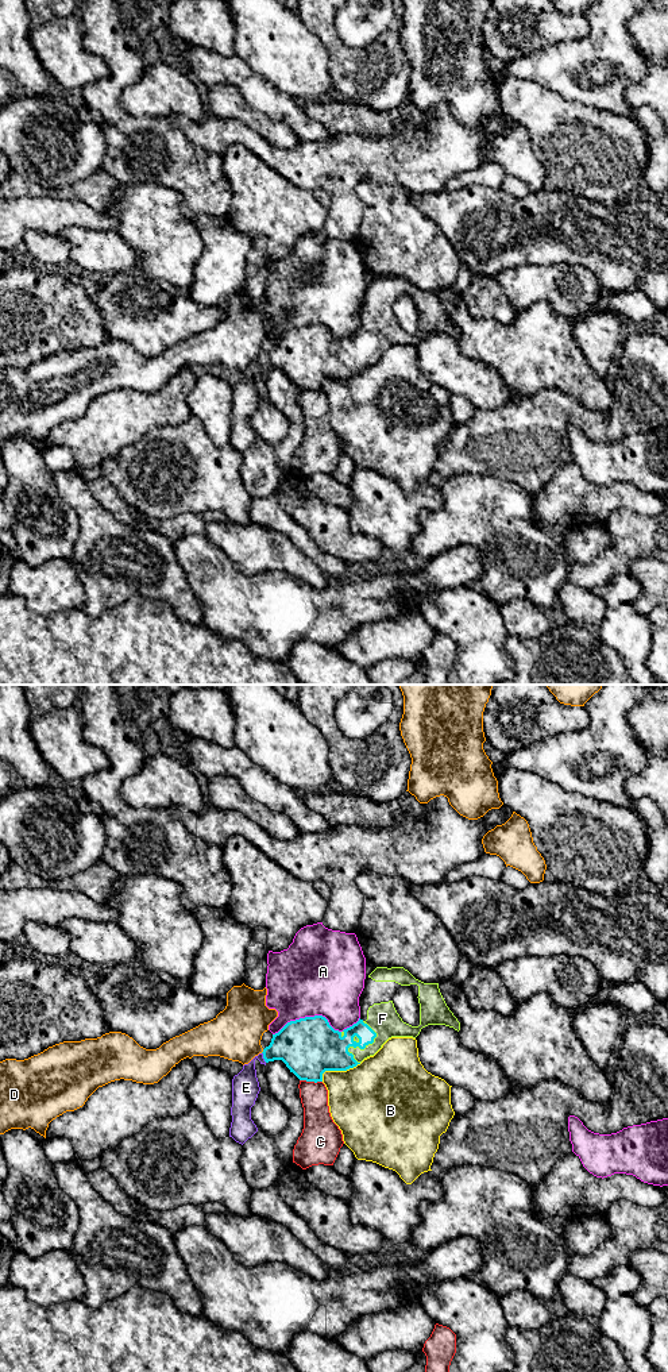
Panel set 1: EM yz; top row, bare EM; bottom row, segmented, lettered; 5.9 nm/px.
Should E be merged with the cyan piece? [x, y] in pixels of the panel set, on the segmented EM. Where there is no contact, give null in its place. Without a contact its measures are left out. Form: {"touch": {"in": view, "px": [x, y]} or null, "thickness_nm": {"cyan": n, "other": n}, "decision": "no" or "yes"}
{"touch": {"in": "yz", "px": [263, 1058]}, "thickness_nm": {"cyan": 300, "other": 160}, "decision": "no"}

